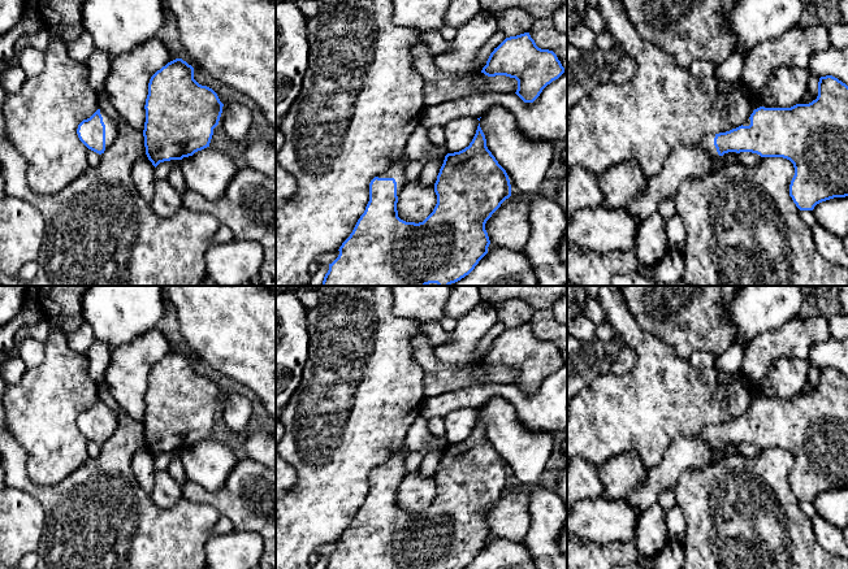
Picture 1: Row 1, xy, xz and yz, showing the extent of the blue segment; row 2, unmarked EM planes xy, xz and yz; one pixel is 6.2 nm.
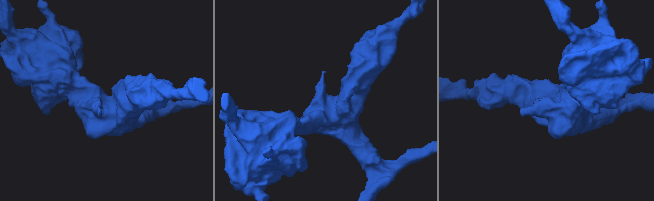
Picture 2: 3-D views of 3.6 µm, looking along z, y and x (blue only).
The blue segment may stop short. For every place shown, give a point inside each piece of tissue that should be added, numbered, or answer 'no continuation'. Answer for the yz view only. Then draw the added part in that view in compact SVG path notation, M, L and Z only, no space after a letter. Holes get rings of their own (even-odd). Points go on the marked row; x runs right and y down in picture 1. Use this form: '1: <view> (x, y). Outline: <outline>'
1: yz (683, 163). Outline: M709 135L700 147L679 147L667 157L662 170L648 178L645 191L624 207L640 221L657 212L662 200L674 199L679 186L693 177L704 177L713 170L721 156L714 145L715 135Z

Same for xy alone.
1: xy (111, 127). Outline: M100 109L100 114L101 114L103 122L105 125L105 151L107 151L113 145L113 143L116 140L117 125L109 118L109 116L103 109Z

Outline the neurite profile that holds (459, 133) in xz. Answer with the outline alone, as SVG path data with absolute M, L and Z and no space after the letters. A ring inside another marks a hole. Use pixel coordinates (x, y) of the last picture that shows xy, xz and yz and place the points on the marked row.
M475 117L454 118L444 126L445 129L445 149L454 153L464 149L472 142L479 126Z

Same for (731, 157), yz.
M736 152L724 153L723 156L715 160L713 170L721 169L722 166L726 166L726 165L739 164L737 156L739 153Z

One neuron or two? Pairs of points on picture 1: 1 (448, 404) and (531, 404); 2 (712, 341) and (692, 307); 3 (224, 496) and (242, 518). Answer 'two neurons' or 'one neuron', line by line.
1: one neuron
2: one neuron
3: one neuron

